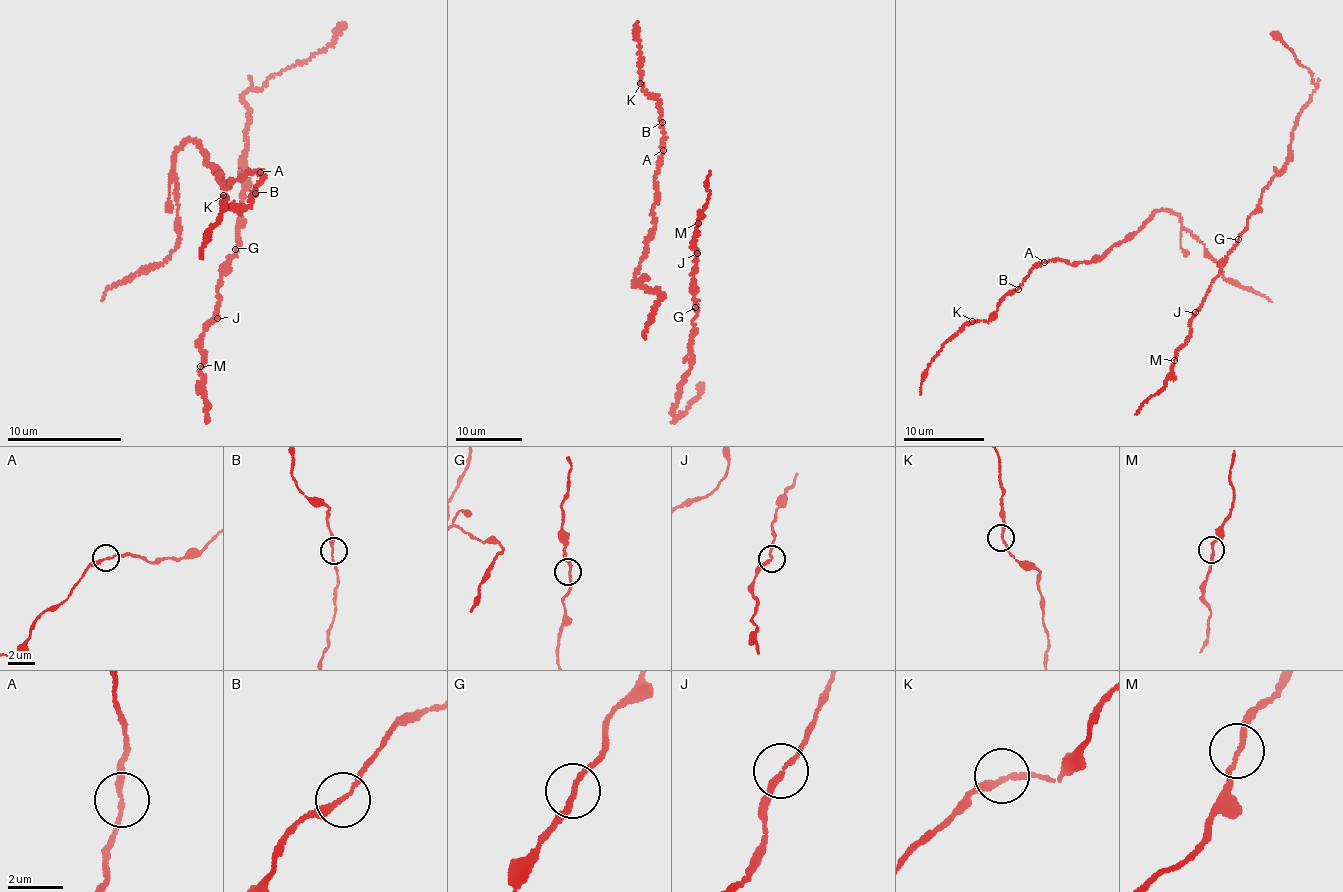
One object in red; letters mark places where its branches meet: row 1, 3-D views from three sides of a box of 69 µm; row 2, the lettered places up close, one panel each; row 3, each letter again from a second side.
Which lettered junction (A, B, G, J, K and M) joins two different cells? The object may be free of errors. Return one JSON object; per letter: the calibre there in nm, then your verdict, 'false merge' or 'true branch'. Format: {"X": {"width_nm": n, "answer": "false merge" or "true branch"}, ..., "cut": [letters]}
{"A": {"width_nm": 200, "answer": "true branch"}, "B": {"width_nm": 200, "answer": "true branch"}, "G": {"width_nm": 180, "answer": "true branch"}, "J": {"width_nm": 190, "answer": "true branch"}, "K": {"width_nm": 200, "answer": "true branch"}, "M": {"width_nm": 180, "answer": "true branch"}, "cut": []}

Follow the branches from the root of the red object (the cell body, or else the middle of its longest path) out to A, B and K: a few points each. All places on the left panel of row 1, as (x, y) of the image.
A: (174, 170), (176, 152), (187, 138), (198, 144), (226, 186), (250, 171), (259, 172)
B: (174, 170), (176, 152), (187, 138), (198, 144), (226, 186), (260, 171), (263, 180), (255, 193)
K: (174, 170), (187, 138), (226, 186), (250, 171), (263, 174), (246, 207), (227, 206), (223, 195)

